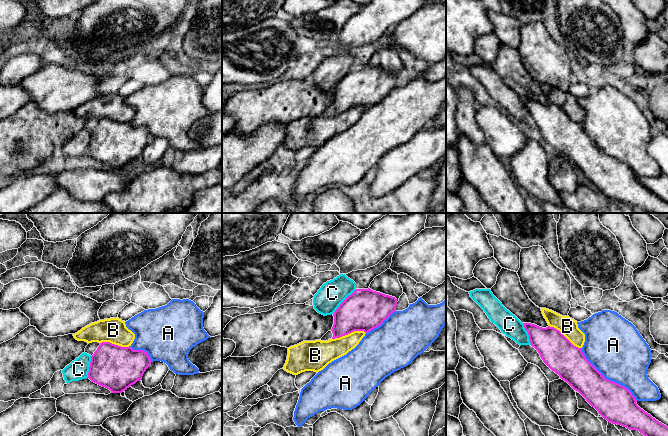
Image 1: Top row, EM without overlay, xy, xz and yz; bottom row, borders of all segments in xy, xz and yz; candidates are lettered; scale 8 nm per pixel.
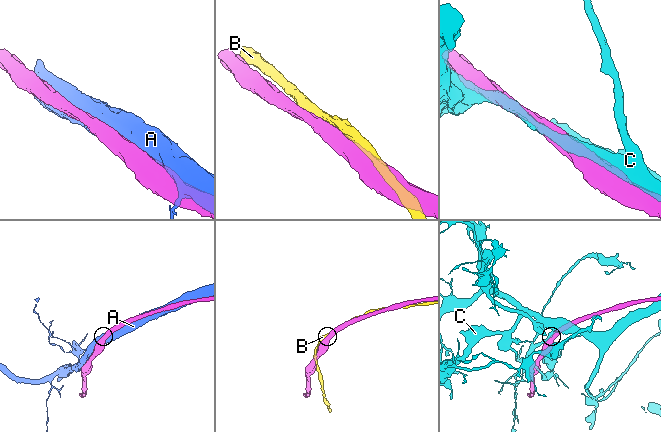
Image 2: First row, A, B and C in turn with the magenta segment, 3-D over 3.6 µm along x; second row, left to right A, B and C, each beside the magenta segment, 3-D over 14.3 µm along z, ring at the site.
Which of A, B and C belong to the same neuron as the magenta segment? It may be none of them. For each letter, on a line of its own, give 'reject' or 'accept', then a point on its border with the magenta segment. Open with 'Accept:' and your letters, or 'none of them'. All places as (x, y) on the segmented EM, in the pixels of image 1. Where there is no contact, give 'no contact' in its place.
Accept: B
A: reject | yz (607, 379)
B: accept | xz (348, 333)
C: reject | xz (343, 301)

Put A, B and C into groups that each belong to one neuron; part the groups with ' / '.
A / B / C

